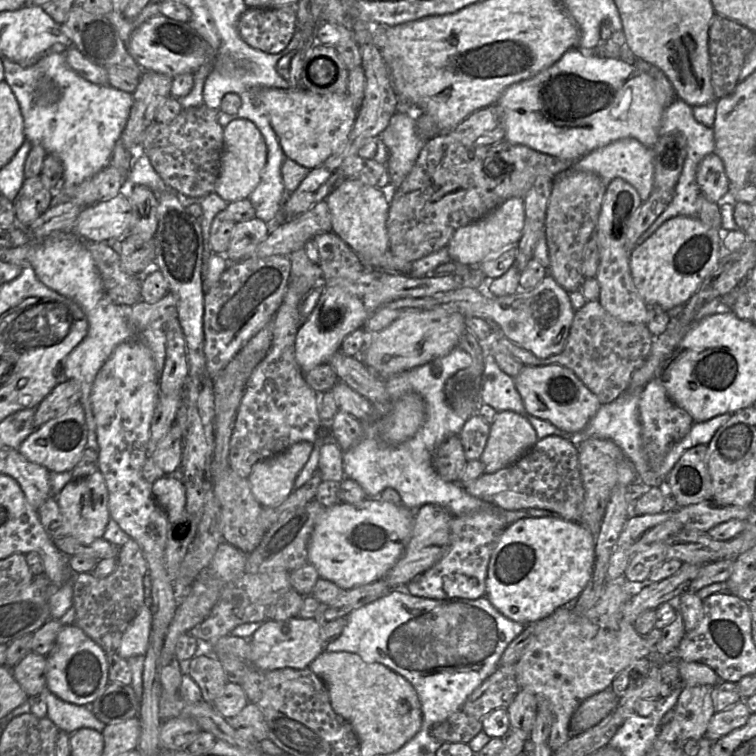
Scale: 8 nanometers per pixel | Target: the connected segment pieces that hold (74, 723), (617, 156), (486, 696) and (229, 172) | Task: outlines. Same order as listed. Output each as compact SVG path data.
M47 688L38 696L47 704L46 717L55 723L60 731L72 734L80 728L91 728L101 732L106 727L106 724L98 720L88 706L63 701Z
M634 138L619 139L581 157L574 162L572 169L594 173L606 184L615 178L622 178L636 189L644 202L649 198L654 183L653 147L646 146Z
M515 664L499 665L495 672L468 697L455 713L432 726L432 736L442 743L468 744L482 731L483 719L494 709L507 708L519 690Z
M244 118L231 121L223 128L224 146L220 174L215 191L226 202L247 199L258 185L267 160L266 144L255 124Z

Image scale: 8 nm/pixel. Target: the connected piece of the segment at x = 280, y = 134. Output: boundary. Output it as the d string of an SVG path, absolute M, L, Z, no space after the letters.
M261 88L255 92L255 103L266 111L284 156L309 170L340 151L357 114L348 93L315 94L305 88Z

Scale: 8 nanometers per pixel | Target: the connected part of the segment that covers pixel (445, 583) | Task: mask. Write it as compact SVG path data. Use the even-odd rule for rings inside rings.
M481 510L453 516L446 552L428 570L411 579L404 590L428 599L477 599L485 596L489 560L506 526L500 511Z

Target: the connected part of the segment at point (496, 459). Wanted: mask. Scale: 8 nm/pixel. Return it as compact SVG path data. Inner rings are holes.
M513 411L497 412L481 454L485 473L505 468L529 451L538 441L531 424Z

